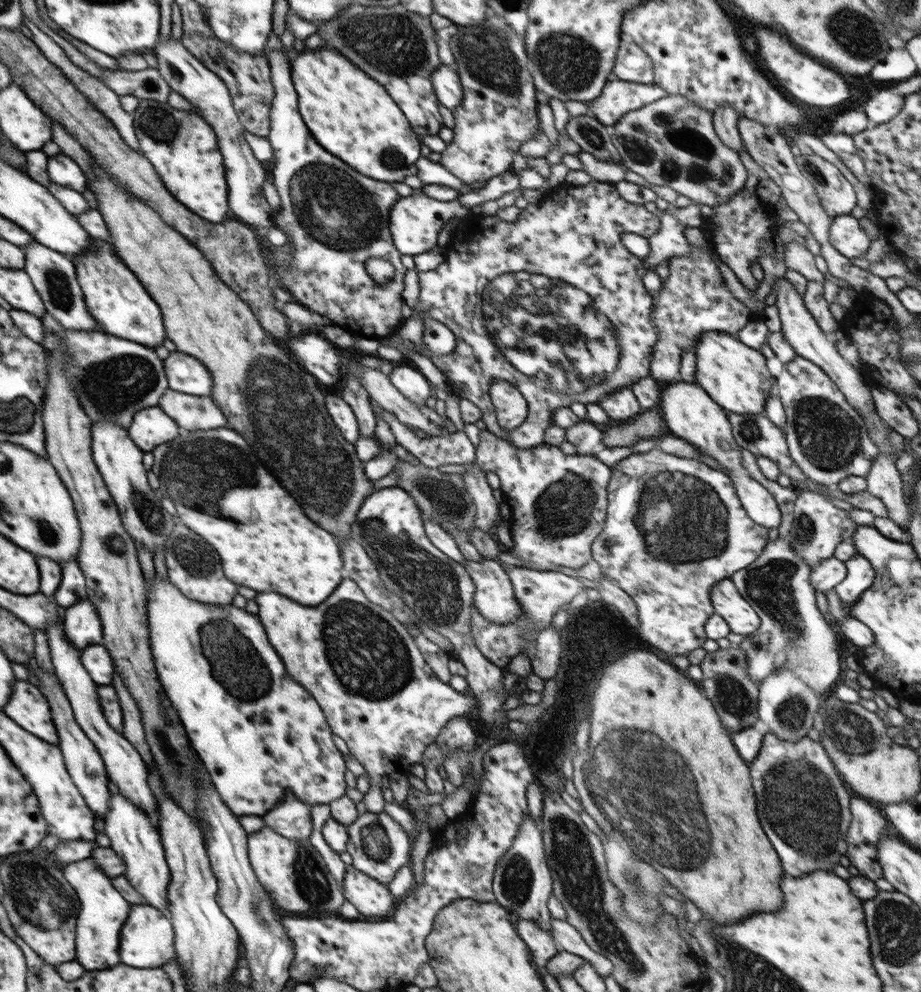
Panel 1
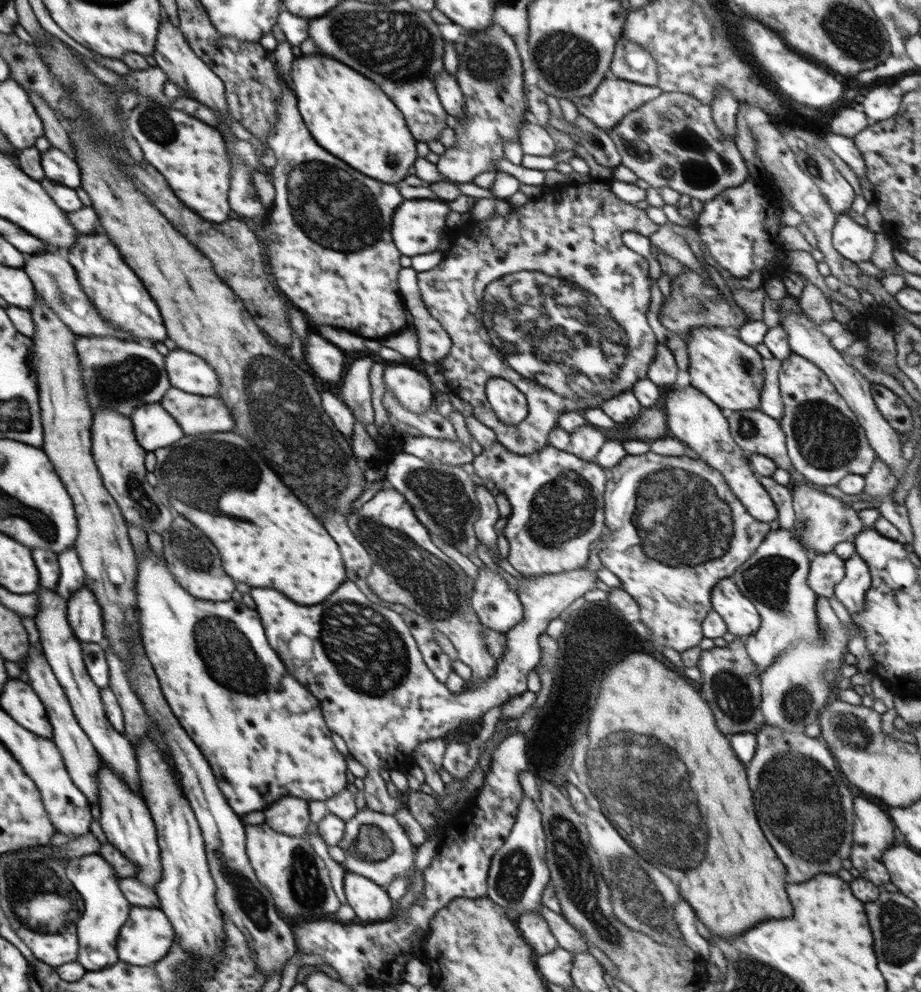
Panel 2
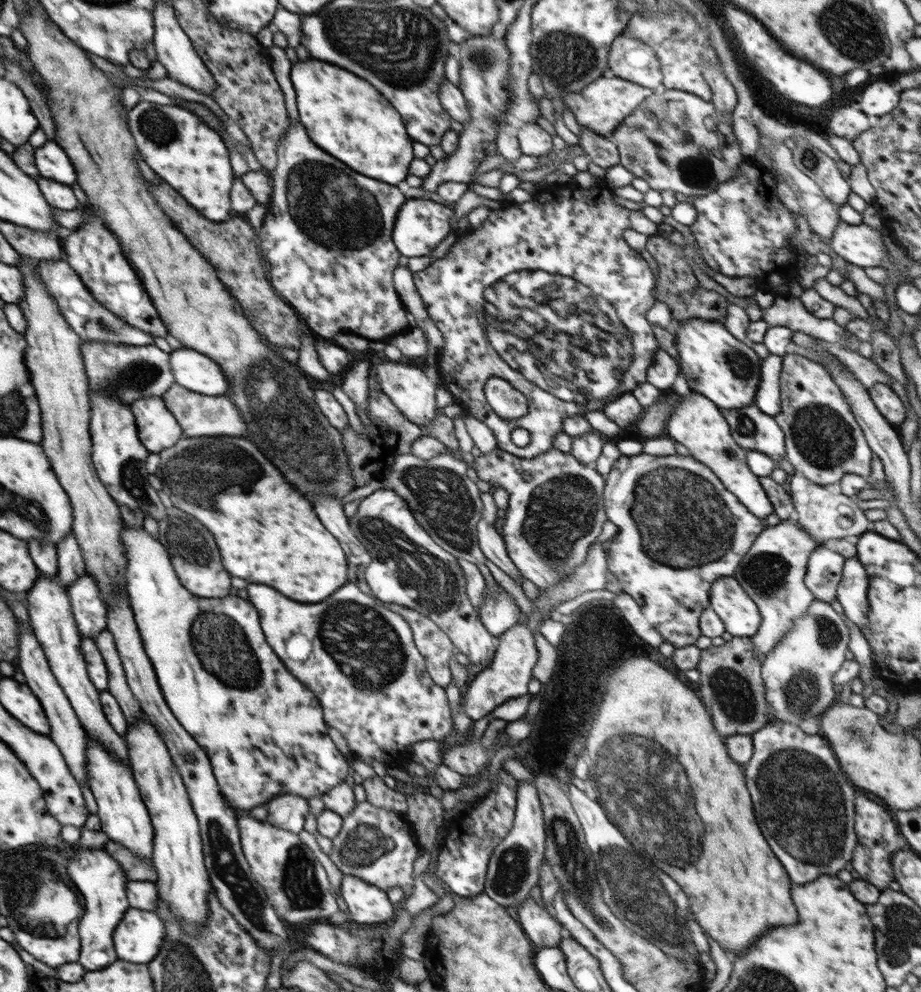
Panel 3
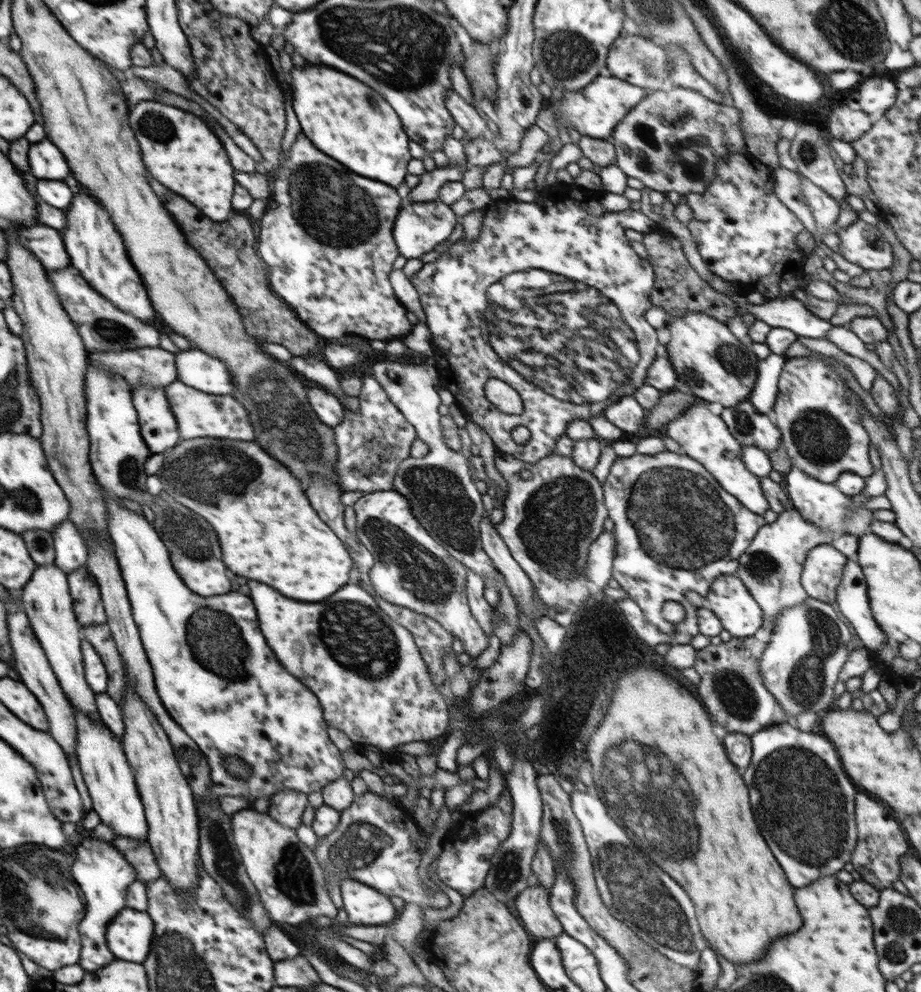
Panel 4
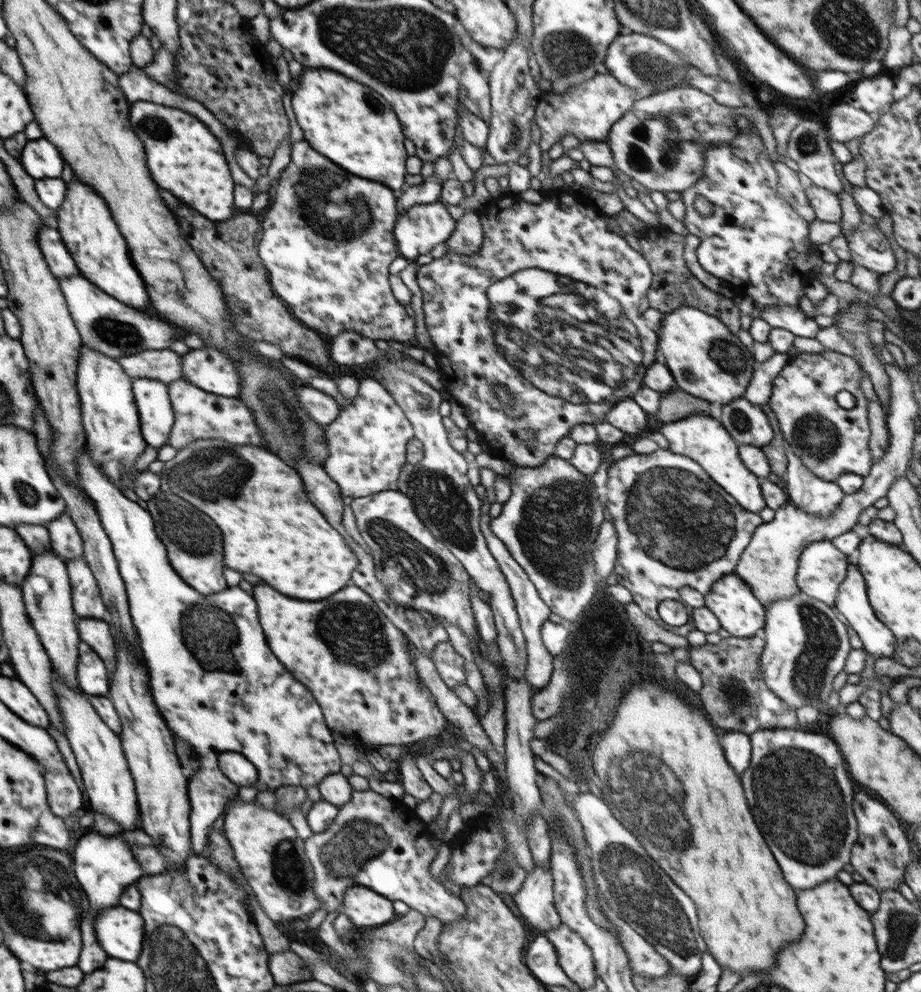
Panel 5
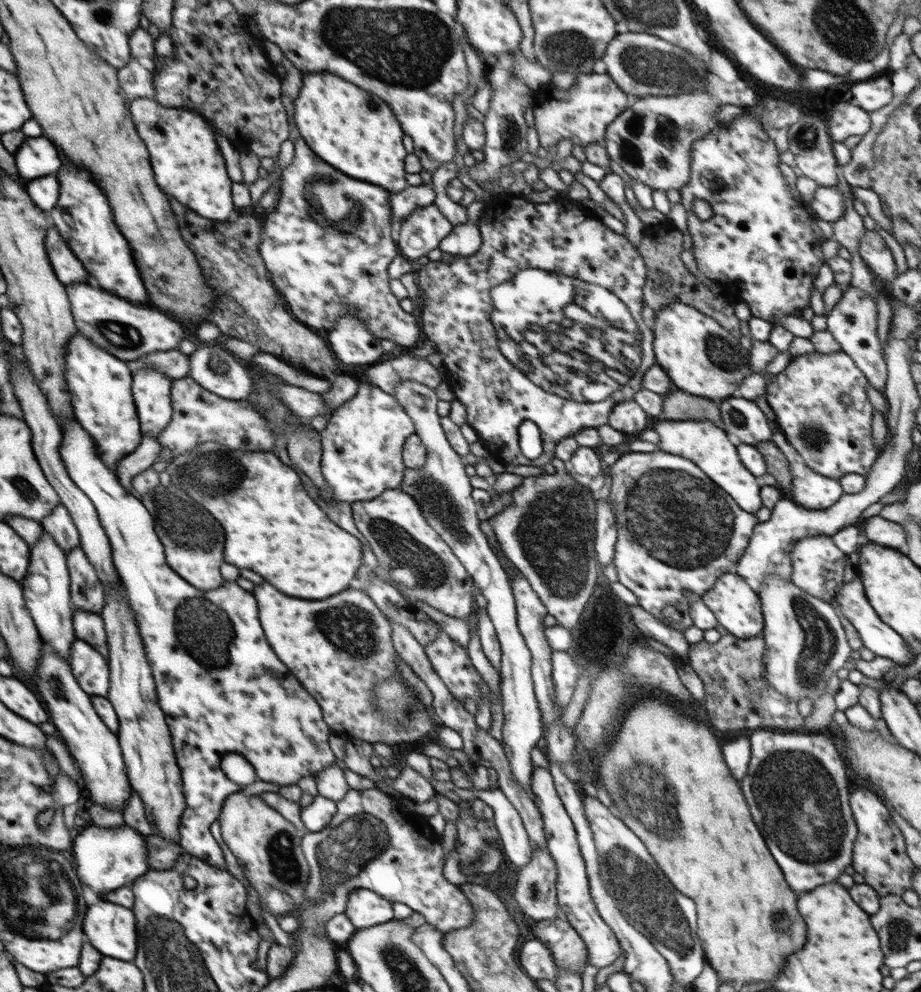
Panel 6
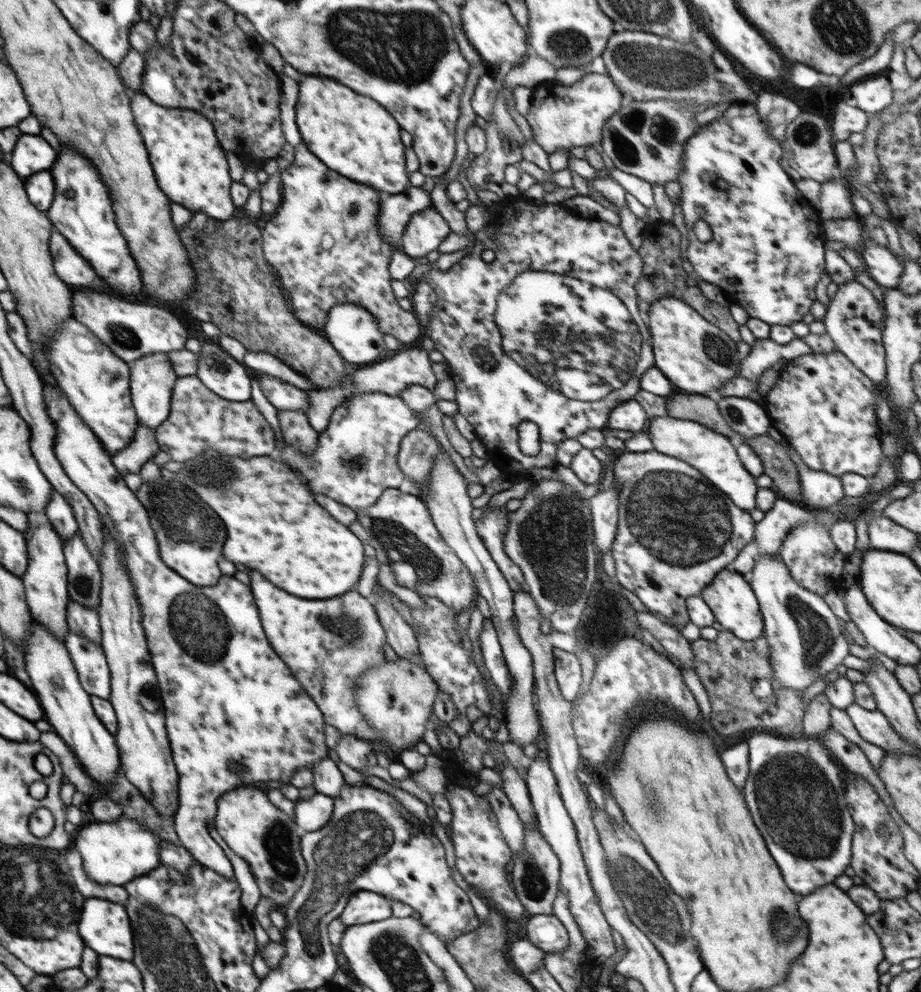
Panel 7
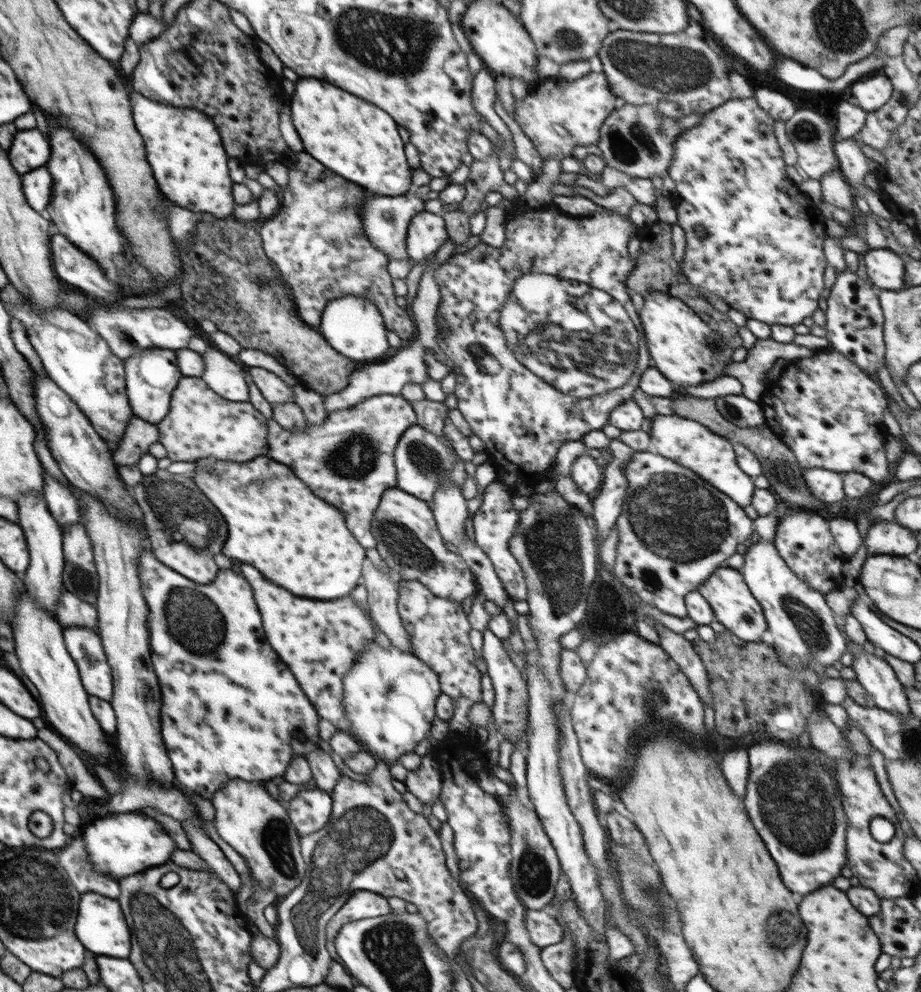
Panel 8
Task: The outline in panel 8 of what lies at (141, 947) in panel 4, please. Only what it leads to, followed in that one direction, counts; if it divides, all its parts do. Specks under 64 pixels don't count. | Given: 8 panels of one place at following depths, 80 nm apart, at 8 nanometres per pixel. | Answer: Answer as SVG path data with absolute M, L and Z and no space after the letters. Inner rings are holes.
M92 892L80 895L76 936L86 946L86 950L94 954L114 956L114 958L130 956L130 930L128 930L121 906L116 899Z

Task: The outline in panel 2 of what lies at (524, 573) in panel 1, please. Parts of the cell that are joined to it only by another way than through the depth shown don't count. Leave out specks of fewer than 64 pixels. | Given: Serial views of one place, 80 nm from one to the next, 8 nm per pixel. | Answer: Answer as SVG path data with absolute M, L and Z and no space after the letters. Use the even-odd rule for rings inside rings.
M588 563L583 568L563 573L539 577L523 575L523 578L518 579L517 595L523 606L523 617L506 633L507 646L505 647L507 649L504 656L498 660L492 676L480 683L469 684L466 690L458 694L452 693L444 683L436 680L434 673L424 662L417 642L404 622L404 616L388 607L370 602L352 580L346 580L328 600L324 600L318 606L300 606L288 600L284 594L276 590L268 590L268 588L264 590L252 588L252 600L256 602L256 608L262 618L262 626L266 630L266 638L270 646L278 652L288 672L298 682L302 682L304 687L318 699L323 717L331 732L342 736L349 754L352 754L367 768L367 776L363 778L365 787L361 792L367 808L393 815L396 810L406 805L405 797L390 797L386 790L386 782L380 777L380 770L392 764L388 758L394 754L400 754L400 764L402 764L406 756L413 758L413 752L421 742L442 739L447 736L449 730L460 725L462 720L480 719L490 708L500 706L512 697L528 692L528 673L530 670L535 670L535 666L541 659L539 636L545 632L548 623L558 617L563 609L568 608L576 598L584 596L588 590L595 588L594 582L598 580L598 577L596 578L596 573L588 571L587 565Z

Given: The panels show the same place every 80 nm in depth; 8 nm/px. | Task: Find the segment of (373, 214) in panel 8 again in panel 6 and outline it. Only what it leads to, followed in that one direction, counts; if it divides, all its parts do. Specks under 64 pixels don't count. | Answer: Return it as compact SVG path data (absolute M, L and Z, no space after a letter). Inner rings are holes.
M422 183L418 186L408 185L401 193L390 195L391 221L402 222L406 216L418 208L424 208L434 204L434 188L431 184Z

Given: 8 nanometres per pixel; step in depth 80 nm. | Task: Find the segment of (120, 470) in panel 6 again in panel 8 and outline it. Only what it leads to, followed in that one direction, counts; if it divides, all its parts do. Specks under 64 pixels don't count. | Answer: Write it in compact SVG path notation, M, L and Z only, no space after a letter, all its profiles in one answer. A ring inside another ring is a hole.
M132 416L132 419L128 420L123 440L113 452L113 462L120 467L137 465L139 458L148 454L150 446L158 442L159 436L157 425Z

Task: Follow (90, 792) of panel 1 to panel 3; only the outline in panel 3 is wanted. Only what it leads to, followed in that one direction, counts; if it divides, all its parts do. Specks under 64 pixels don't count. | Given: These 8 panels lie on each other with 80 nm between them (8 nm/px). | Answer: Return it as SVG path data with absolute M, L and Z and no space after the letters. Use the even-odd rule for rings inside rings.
M18 620L17 623L19 624L19 656L15 661L16 668L24 674L26 679L25 684L42 703L51 728L48 735L61 750L66 764L73 774L73 777L76 779L76 782L80 786L88 787L87 734L85 733L84 727L76 716L75 710L72 708L66 693L64 693L60 685L58 685L56 677L51 671L49 662L32 628L20 623Z

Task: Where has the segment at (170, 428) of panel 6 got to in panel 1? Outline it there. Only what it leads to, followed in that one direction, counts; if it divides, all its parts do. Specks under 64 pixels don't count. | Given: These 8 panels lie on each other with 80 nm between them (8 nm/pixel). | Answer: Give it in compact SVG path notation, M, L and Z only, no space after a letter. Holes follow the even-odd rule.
M172 389L160 397L160 409L176 422L180 429L188 432L204 431L206 428L226 428L228 421L224 417L222 410L214 403L211 395L200 396L176 392Z

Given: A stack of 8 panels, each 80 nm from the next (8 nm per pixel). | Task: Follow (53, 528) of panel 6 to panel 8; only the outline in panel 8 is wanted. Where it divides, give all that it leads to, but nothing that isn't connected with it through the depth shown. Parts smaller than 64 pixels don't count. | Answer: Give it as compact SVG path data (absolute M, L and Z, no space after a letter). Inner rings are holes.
M42 470L44 476L43 498L46 501L50 514L62 528L69 524L76 524L82 520L79 513L79 504L70 486L60 483Z

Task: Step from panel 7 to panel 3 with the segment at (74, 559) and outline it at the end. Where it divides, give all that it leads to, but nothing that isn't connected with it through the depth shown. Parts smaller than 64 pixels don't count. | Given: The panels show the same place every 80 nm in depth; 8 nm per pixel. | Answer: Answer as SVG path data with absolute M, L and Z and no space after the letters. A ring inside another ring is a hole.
M85 574L67 587L71 609L78 632L82 637L94 639L107 630L107 605L97 587L95 578Z

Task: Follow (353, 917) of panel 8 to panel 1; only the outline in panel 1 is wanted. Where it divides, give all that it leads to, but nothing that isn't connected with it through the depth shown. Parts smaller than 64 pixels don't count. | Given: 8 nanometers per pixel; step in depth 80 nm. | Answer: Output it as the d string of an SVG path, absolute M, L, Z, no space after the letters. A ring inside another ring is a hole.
M347 865L343 886L344 899L352 903L364 916L384 916L392 912L394 900L388 887Z

